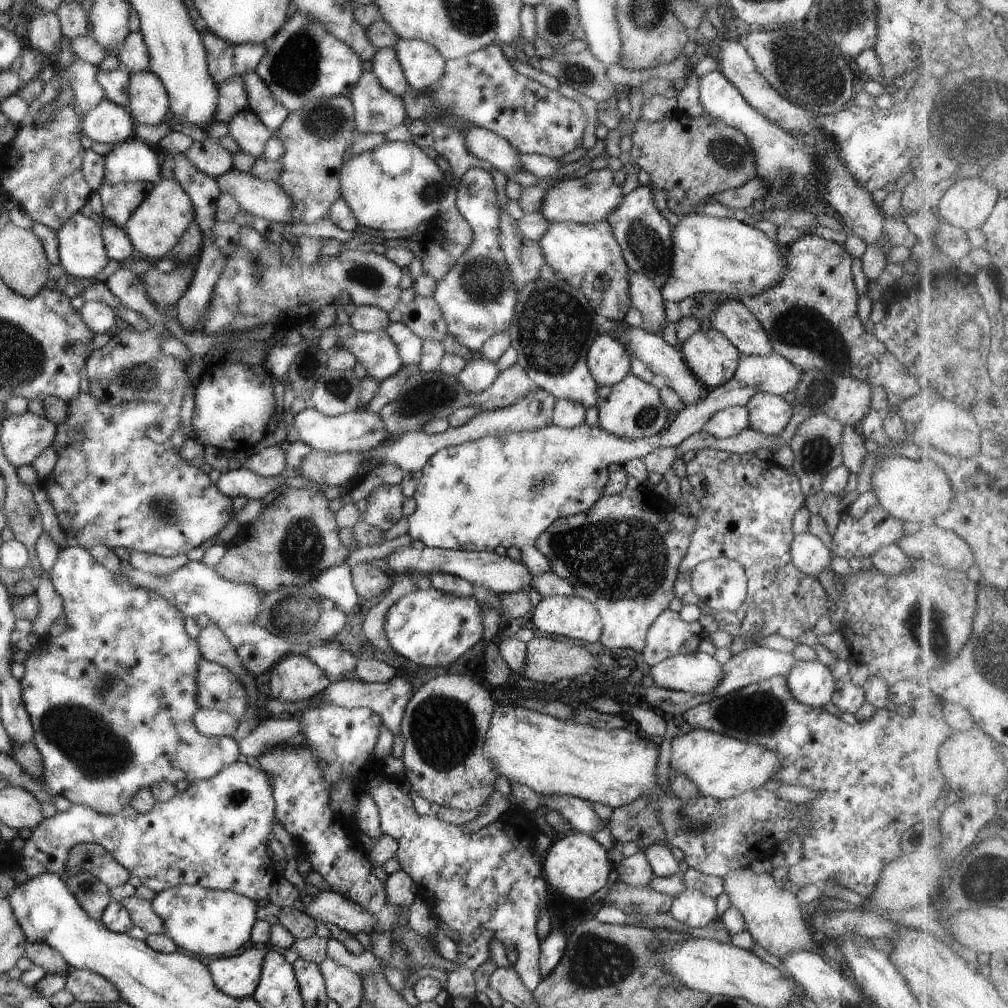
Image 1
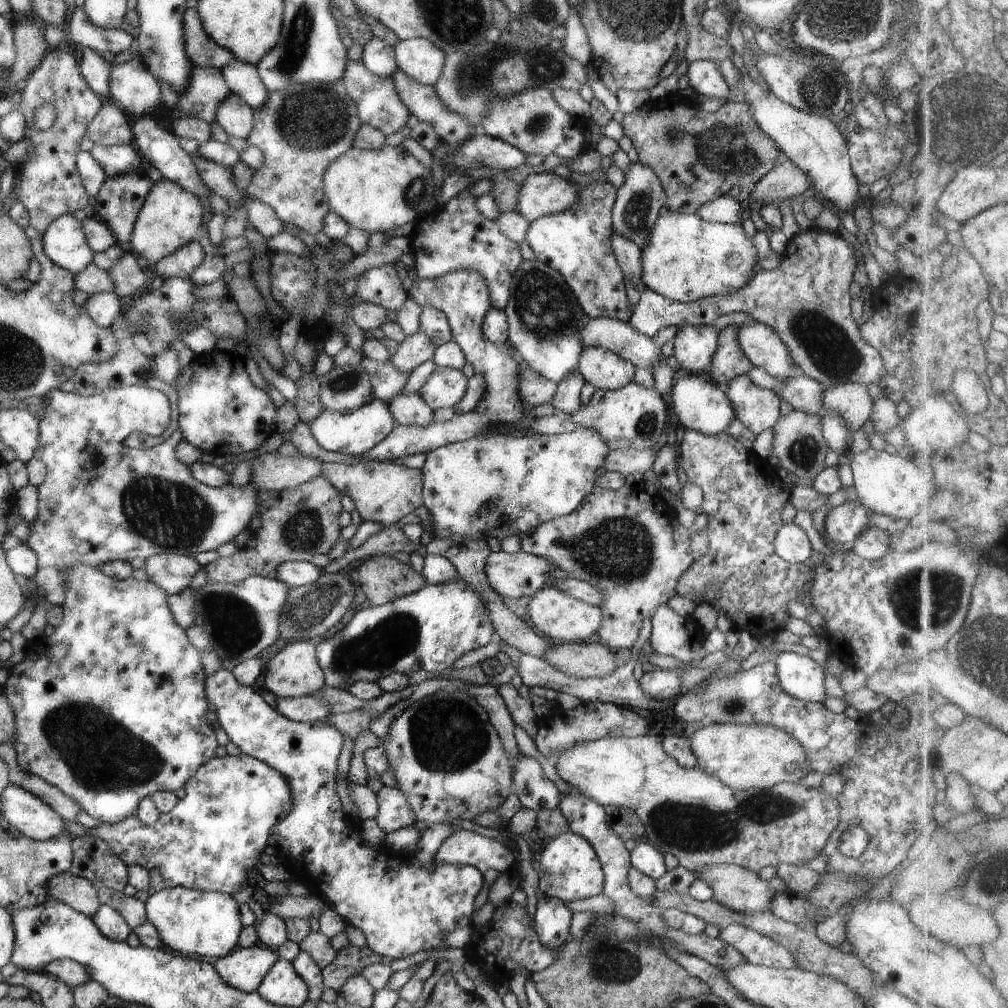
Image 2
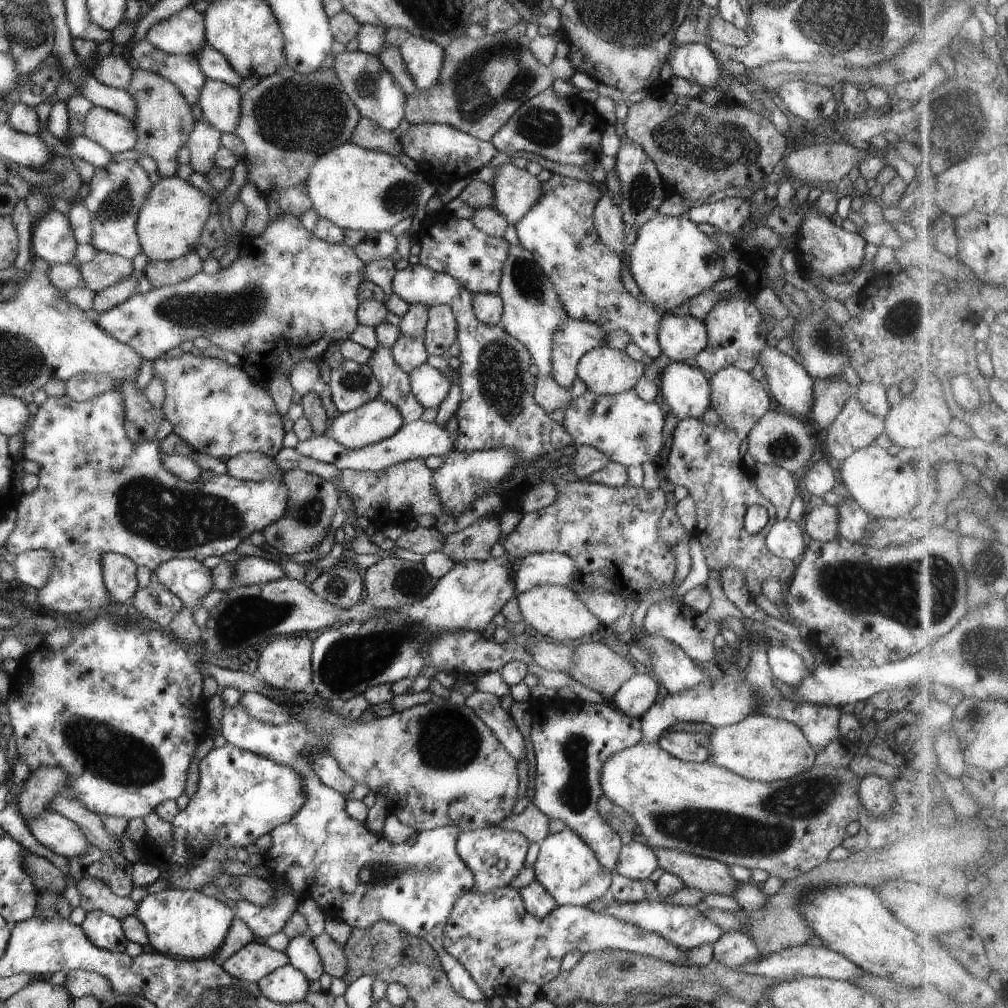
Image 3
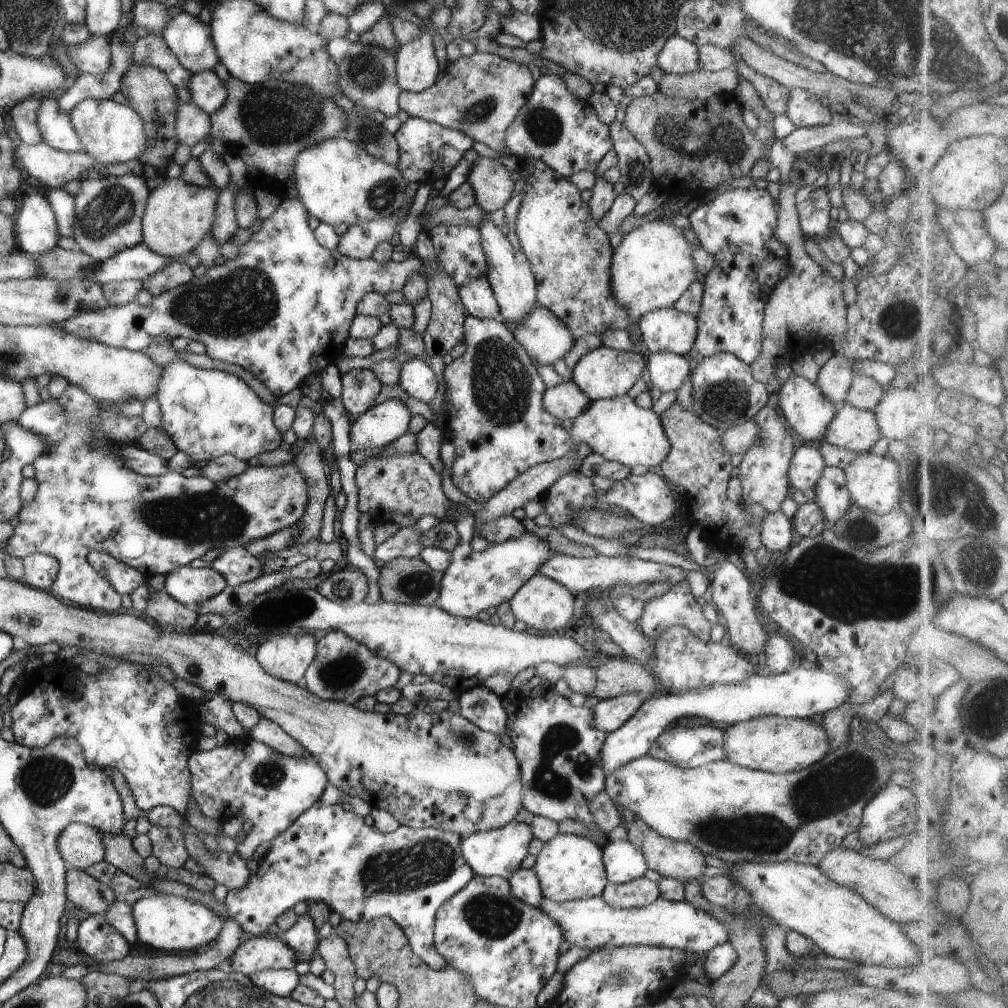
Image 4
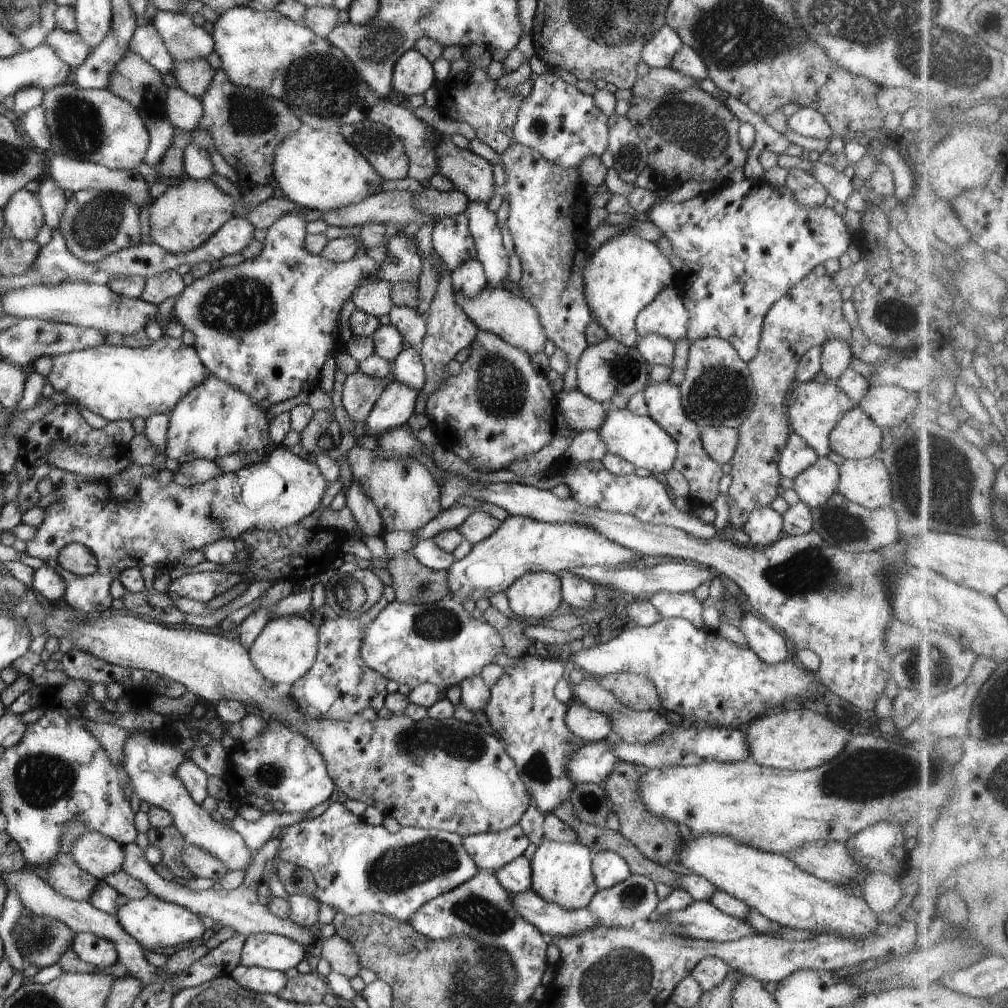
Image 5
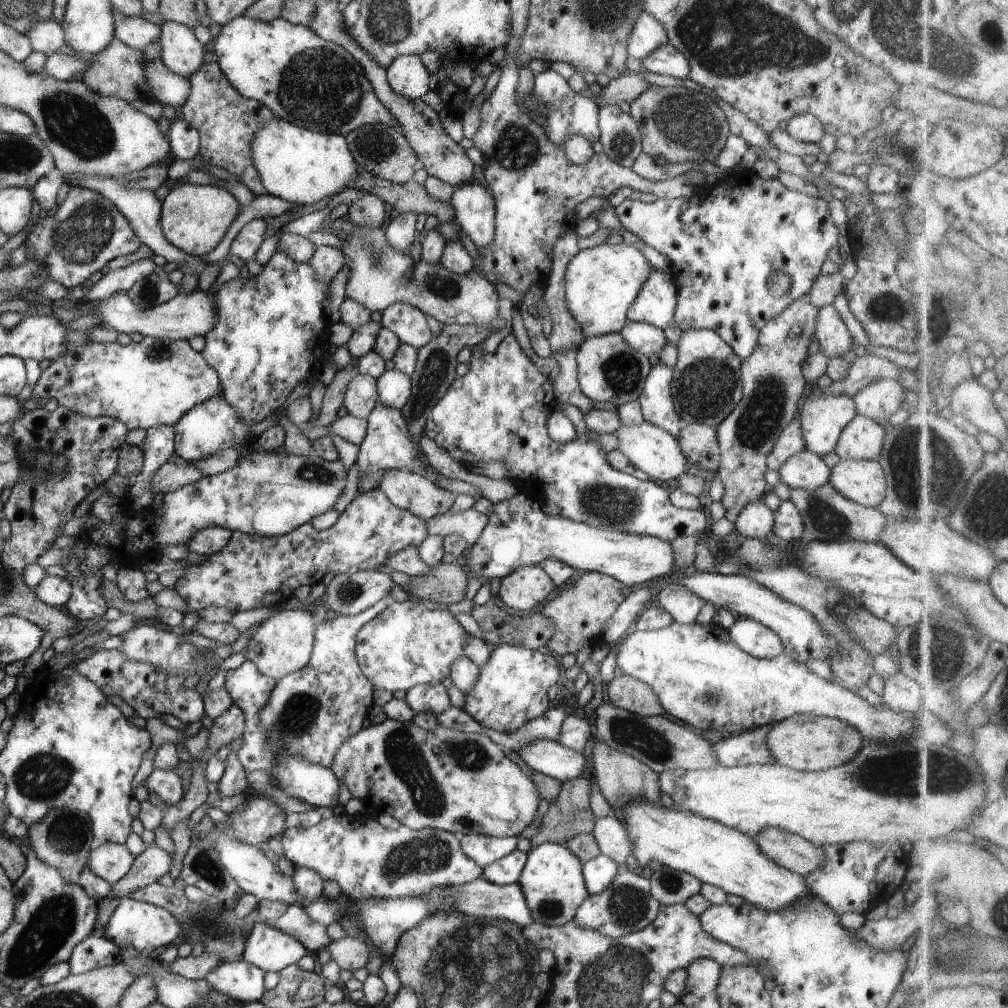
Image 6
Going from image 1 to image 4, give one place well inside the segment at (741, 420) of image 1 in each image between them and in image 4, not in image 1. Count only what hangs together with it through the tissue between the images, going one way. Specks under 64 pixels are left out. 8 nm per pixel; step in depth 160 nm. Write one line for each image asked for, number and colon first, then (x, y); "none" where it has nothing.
2: (700, 404)
3: (685, 388)
4: (666, 370)

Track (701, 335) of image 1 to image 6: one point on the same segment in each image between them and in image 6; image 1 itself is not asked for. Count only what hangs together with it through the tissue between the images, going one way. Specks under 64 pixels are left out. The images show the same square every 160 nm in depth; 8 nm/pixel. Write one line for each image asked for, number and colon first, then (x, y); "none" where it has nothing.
2: (693, 345)
3: (681, 339)
4: (667, 329)
5: (666, 315)
6: (655, 304)

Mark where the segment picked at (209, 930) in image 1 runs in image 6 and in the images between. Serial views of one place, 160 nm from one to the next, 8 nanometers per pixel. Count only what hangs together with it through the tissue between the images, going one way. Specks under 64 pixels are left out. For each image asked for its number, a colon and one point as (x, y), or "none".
2: (206, 925)
3: (187, 924)
4: (169, 923)
5: (156, 924)
6: (145, 928)

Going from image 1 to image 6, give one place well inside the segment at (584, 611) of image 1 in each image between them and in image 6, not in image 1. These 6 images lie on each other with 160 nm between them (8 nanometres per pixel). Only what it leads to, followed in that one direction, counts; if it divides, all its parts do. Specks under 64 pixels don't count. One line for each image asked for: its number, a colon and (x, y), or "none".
2: (555, 613)
3: (554, 611)
4: (541, 602)
5: (532, 597)
6: (529, 586)

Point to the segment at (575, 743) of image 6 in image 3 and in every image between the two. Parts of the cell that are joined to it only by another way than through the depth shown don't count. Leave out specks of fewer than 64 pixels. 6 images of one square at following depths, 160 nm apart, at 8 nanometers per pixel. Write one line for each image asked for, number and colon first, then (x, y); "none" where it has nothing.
3: (636, 696)
4: (608, 715)
5: (590, 725)

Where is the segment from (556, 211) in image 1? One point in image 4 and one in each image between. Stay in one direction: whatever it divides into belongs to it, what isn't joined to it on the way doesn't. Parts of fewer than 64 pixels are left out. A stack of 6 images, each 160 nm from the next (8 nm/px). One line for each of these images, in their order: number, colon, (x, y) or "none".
2: (540, 194)
3: (516, 192)
4: (490, 181)

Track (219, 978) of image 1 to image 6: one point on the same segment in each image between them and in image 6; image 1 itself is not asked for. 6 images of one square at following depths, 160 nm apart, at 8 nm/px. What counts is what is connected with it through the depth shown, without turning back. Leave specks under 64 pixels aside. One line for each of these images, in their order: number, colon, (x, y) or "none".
2: (244, 968)
3: (250, 964)
4: (256, 953)
5: (267, 950)
6: (267, 947)

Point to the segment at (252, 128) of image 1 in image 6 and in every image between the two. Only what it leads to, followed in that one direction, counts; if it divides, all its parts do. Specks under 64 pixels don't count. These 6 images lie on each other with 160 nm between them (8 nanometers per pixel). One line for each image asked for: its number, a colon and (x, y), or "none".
2: (236, 117)
3: (221, 104)
4: (208, 91)
5: (194, 76)
6: (181, 52)

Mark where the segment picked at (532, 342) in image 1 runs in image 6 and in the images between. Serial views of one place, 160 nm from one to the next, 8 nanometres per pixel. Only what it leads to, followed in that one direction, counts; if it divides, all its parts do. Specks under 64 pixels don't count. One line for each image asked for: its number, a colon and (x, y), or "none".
2: (544, 318)
3: (532, 310)
4: (509, 273)
5: (483, 226)
6: (474, 212)

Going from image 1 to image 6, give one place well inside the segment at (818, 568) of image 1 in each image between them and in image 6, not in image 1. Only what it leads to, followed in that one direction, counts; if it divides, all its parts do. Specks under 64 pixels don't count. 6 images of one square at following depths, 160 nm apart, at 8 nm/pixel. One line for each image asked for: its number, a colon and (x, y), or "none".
2: (791, 543)
3: (786, 540)
4: (777, 533)
5: (763, 526)
6: (755, 521)

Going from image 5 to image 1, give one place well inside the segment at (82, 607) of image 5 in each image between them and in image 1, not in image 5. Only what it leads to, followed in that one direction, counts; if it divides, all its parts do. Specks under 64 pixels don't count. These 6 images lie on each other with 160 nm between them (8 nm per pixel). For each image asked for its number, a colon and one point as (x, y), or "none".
1: (111, 485)
2: (101, 500)
3: (98, 492)
4: (87, 500)

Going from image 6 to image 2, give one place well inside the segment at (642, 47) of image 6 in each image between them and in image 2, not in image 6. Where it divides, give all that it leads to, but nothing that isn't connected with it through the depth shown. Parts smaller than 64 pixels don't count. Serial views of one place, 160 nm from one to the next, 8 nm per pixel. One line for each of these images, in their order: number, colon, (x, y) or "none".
2: (704, 75)
3: (695, 63)
4: (679, 56)
5: (660, 49)

